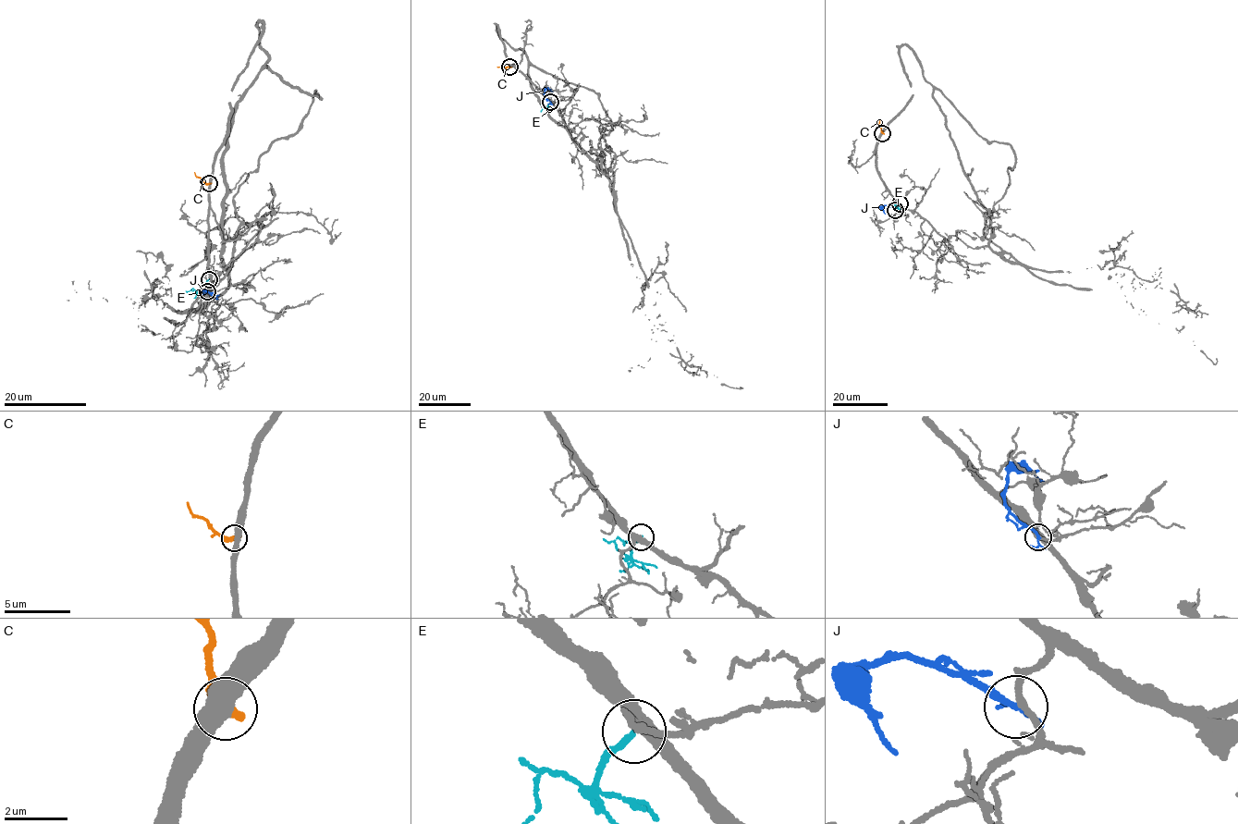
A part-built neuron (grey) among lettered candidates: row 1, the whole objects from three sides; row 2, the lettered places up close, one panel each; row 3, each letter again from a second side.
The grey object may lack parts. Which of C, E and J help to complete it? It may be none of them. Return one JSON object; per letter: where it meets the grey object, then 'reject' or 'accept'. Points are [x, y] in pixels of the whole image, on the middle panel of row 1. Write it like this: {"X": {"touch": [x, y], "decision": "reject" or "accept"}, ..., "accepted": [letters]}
{"C": {"touch": [509, 67], "decision": "reject"}, "E": {"touch": [550, 103], "decision": "reject"}, "J": {"touch": [550, 102], "decision": "reject"}, "accepted": []}

